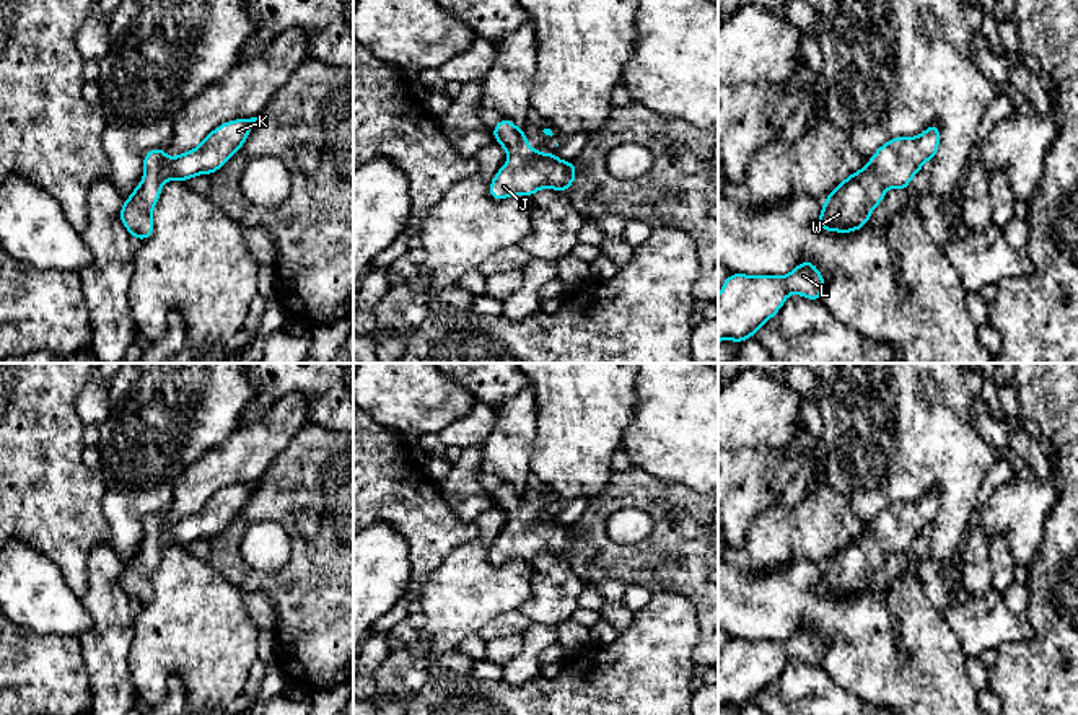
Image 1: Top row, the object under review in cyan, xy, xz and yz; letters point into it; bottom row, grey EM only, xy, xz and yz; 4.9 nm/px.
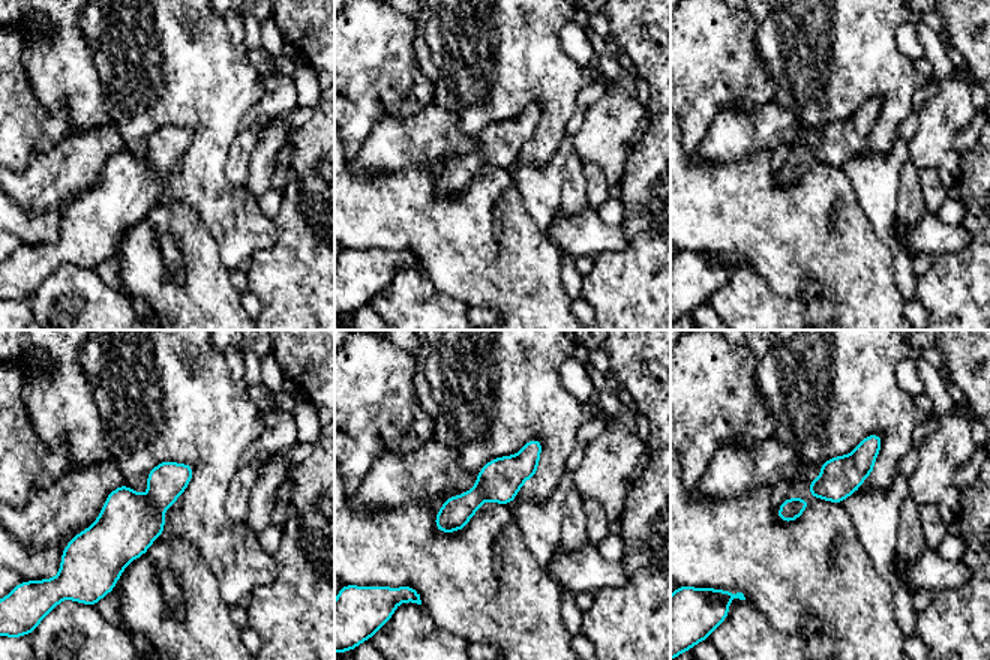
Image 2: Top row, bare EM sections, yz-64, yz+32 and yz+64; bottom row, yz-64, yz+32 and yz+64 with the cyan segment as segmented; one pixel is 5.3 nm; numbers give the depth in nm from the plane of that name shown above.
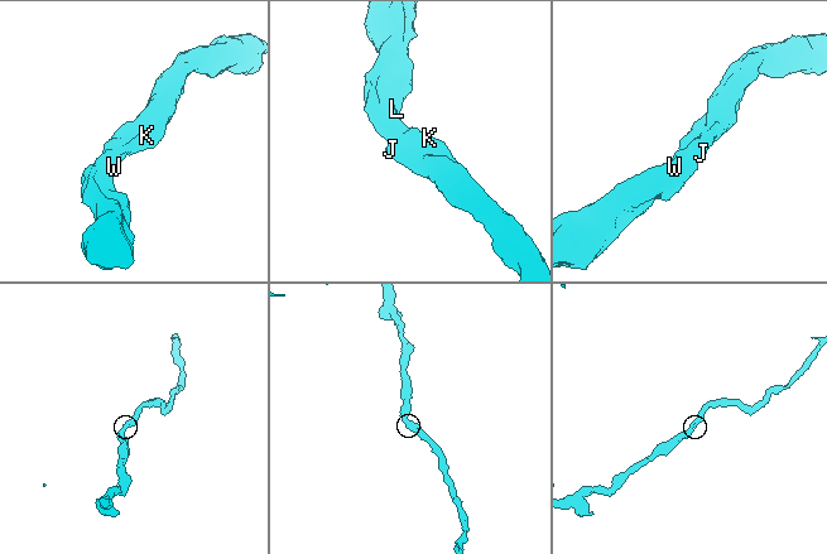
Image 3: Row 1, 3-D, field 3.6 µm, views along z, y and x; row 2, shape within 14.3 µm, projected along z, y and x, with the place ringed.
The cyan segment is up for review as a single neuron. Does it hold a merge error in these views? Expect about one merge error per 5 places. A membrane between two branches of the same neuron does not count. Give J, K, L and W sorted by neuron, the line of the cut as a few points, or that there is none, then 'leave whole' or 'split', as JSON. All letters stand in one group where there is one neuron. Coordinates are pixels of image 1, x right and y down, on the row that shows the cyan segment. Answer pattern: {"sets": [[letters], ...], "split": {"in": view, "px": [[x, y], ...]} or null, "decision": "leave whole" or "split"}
{"sets": [["J", "K", "L", "W"]], "split": null, "decision": "leave whole"}

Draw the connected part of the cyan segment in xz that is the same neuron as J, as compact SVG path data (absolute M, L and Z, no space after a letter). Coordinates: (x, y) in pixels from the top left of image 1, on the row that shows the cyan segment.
M506 117L490 130L510 155L490 182L489 195L493 200L508 199L511 194L531 197L542 187L567 194L576 178L575 161L560 161L555 151L531 150L524 129Z

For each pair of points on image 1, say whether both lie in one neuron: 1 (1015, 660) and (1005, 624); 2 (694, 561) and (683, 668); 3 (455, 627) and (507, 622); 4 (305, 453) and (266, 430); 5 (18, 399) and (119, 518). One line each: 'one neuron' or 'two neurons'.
1: two neurons
2: two neurons
3: two neurons
4: two neurons
5: two neurons

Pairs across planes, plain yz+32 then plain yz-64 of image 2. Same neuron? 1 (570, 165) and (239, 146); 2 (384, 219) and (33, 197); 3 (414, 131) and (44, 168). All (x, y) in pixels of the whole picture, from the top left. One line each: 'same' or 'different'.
1: same
2: different
3: same

